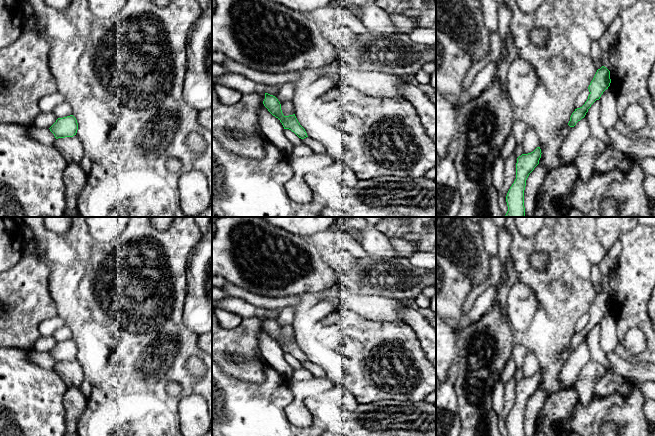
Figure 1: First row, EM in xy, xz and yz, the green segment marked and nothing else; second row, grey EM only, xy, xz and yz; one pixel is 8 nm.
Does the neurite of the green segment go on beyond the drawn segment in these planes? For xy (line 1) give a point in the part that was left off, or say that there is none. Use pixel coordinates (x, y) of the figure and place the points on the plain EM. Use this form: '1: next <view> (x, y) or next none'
1: next none

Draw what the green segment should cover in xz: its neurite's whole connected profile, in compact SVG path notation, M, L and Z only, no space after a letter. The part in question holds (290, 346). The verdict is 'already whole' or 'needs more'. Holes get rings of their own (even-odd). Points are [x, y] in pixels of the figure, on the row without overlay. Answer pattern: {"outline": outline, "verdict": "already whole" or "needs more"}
{"outline": "M265 317L263 328L273 340L280 344L284 353L291 354L301 363L308 361L305 353L300 349L295 338L289 340L283 339L281 328L275 320Z", "verdict": "already whole"}

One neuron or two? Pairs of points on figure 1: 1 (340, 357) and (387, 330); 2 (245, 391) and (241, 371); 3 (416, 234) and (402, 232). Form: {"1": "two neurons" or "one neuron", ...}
{"1": "one neuron", "2": "two neurons", "3": "one neuron"}

